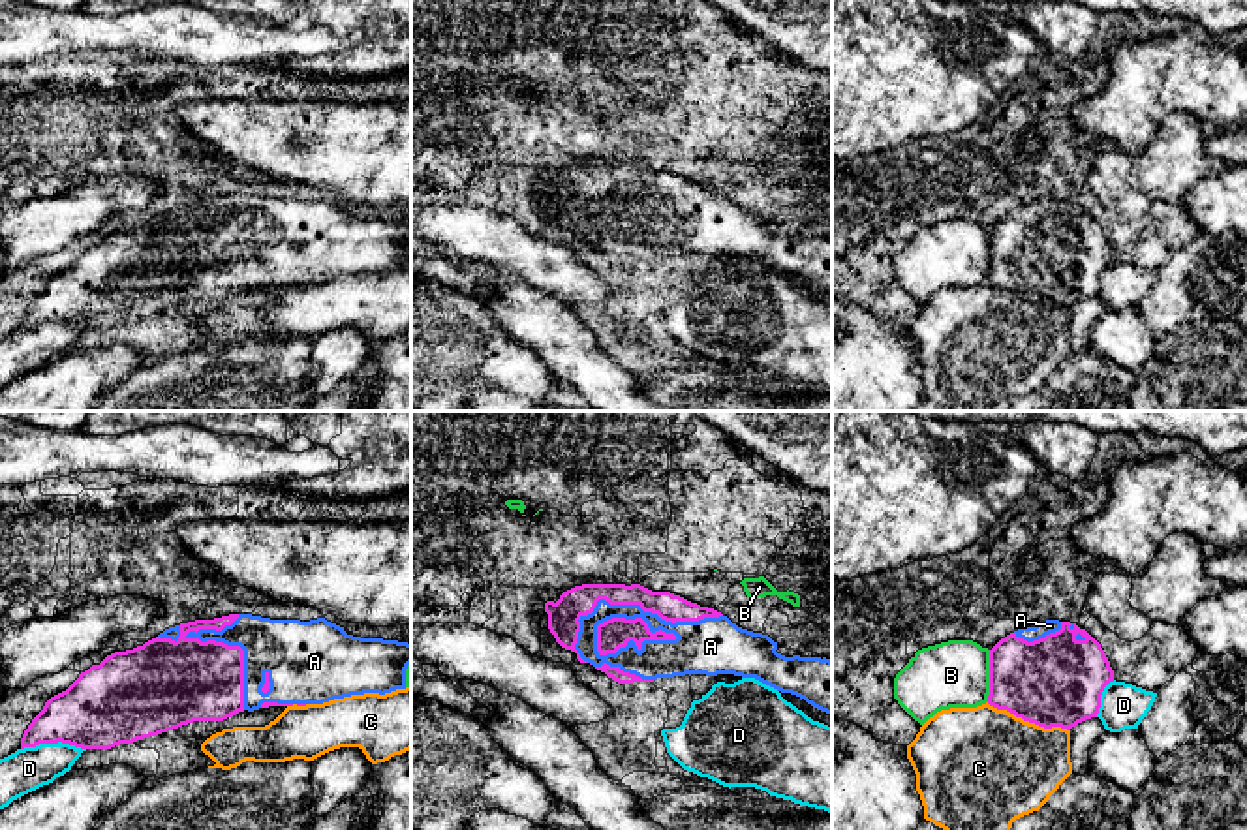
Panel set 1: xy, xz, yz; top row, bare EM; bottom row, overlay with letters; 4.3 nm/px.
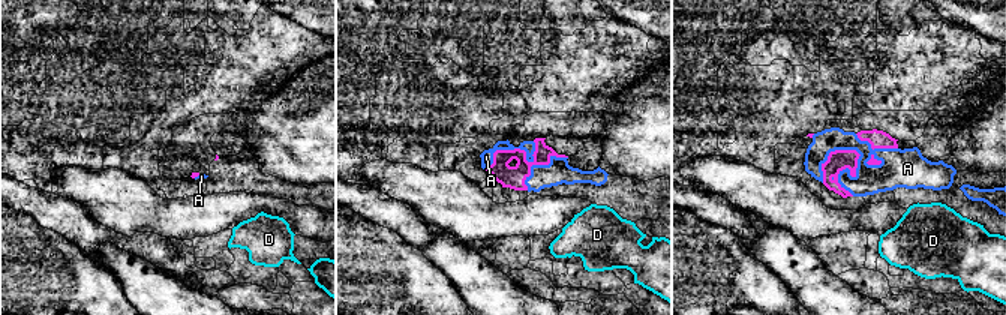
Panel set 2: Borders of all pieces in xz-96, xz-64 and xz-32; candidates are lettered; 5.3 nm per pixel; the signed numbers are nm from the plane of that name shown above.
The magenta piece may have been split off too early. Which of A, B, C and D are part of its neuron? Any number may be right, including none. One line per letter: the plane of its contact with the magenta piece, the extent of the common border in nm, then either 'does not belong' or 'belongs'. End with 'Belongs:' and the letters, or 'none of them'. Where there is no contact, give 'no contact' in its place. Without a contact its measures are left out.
A: xz | 360 nm | belongs
B: yz | 220 nm | does not belong
C: yz | 380 nm | does not belong
D: xy | 280 nm | does not belong
Belongs: A

